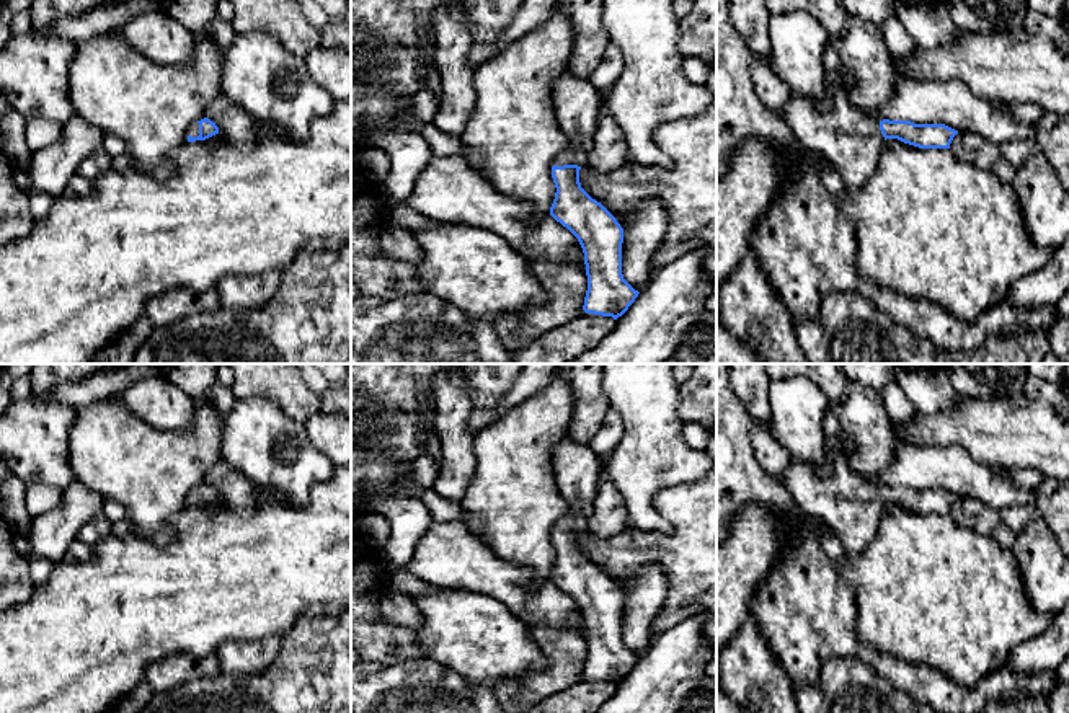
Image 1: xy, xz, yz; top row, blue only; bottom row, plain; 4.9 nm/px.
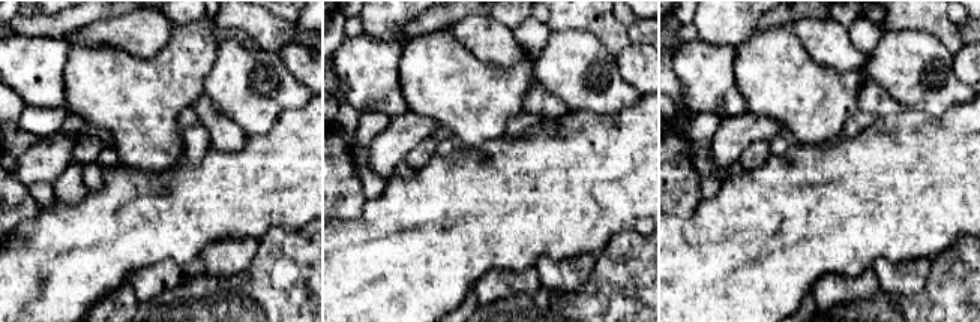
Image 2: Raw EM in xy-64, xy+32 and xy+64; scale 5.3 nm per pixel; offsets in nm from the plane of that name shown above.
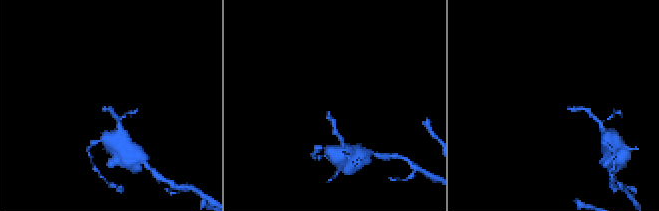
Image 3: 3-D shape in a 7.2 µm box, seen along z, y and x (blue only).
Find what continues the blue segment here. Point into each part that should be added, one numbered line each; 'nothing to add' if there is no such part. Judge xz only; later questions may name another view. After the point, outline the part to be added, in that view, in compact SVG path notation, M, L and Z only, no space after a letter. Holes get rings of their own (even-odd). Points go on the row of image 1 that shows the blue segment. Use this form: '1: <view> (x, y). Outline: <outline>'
1: xz (576, 101). Outline: M563 72L553 82L553 106L568 145L555 157L553 165L584 166L594 145L602 98L589 80Z

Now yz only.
1: yz (849, 139). Outline: M842 85L834 86L827 113L813 98L792 95L777 116L803 148L824 155L837 168L845 188L857 189L873 175L885 144L880 121L857 111Z

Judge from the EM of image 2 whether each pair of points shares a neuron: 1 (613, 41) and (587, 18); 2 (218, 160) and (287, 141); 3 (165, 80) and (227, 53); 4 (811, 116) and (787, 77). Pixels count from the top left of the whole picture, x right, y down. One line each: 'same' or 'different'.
1: same
2: same
3: different
4: same

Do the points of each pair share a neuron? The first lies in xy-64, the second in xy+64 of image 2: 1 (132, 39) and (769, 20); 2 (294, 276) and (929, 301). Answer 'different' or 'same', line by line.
1: different
2: same

